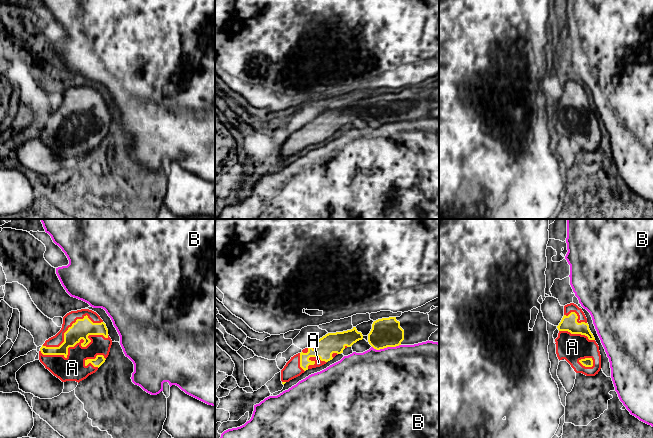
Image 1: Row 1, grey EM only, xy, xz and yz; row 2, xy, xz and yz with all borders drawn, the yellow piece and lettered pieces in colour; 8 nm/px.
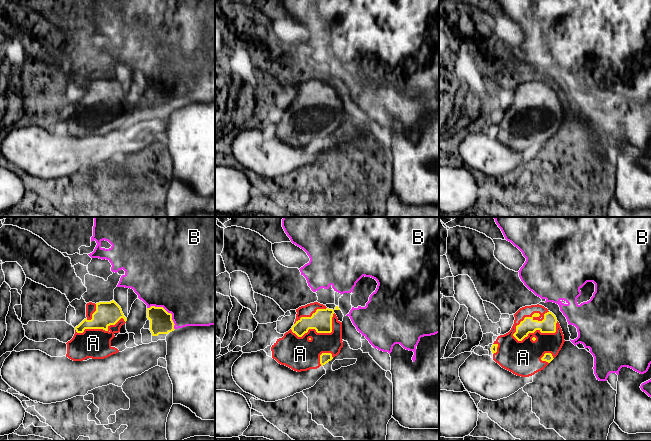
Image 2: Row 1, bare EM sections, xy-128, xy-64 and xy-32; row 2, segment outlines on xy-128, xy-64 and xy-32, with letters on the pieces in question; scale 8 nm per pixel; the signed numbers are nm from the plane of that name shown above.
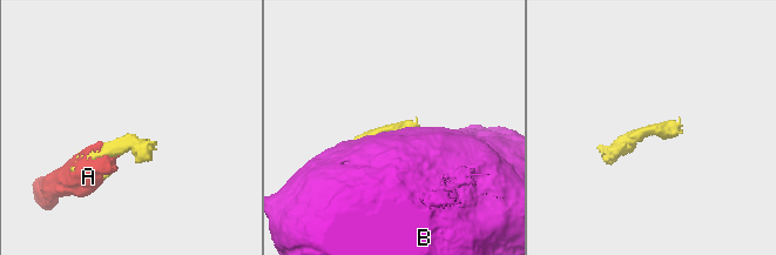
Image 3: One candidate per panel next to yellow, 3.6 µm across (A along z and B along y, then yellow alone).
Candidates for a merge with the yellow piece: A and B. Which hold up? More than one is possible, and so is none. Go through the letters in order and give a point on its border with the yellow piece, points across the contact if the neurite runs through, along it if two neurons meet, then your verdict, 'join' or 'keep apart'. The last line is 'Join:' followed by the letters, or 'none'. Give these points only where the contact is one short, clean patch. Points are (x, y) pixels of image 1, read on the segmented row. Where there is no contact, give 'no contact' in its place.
A: xy (75, 344) | join
B: xz (386, 347) | along xz (400, 344), (394, 347), (379, 349), (372, 347) | keep apart
Join: A

